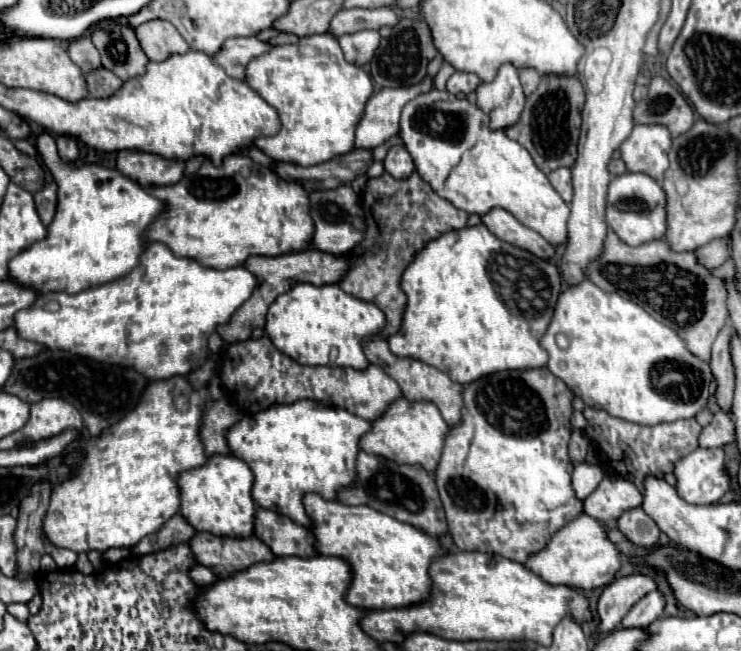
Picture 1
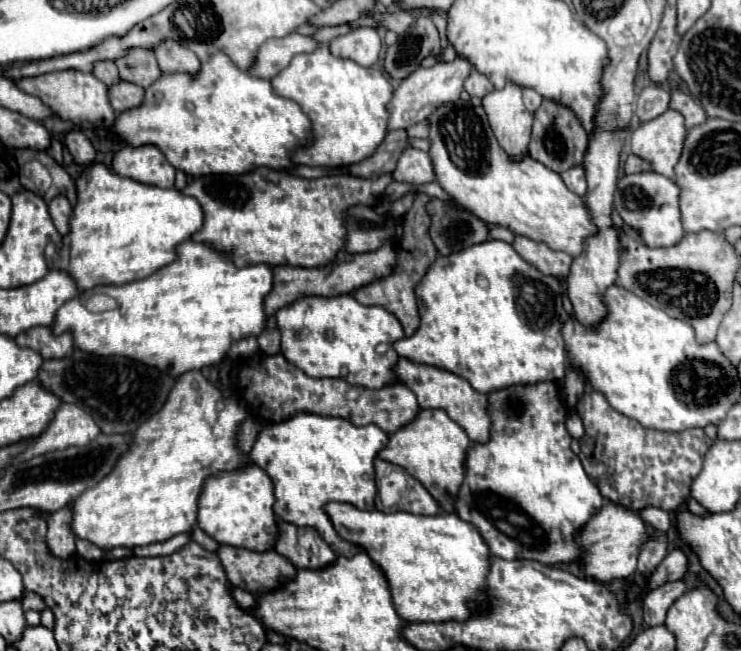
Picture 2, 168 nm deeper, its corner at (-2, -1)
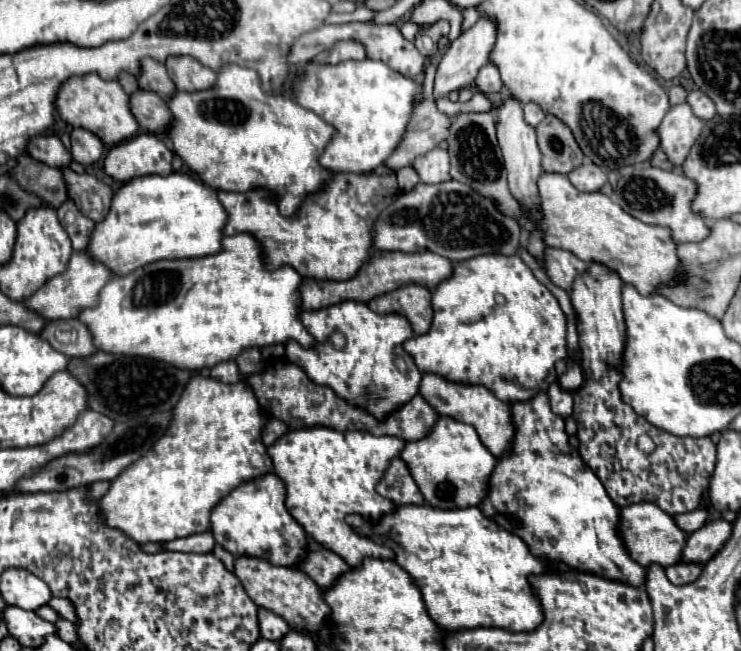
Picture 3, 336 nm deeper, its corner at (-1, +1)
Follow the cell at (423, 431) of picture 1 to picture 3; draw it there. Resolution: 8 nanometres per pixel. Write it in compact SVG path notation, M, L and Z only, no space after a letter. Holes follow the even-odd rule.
M440 417L436 427L424 439L406 443L402 459L408 463L426 503L438 509L464 509L480 505L488 495L490 475L498 463L498 459L490 455L486 445L480 441L476 429L452 417Z

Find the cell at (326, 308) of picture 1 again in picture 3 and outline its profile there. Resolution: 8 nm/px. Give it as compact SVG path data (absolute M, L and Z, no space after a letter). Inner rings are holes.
M342 301L326 309L304 311L300 319L306 331L318 343L312 349L304 349L296 341L290 341L286 343L286 359L302 367L302 371L306 371L312 383L330 387L338 397L346 399L346 403L364 409L368 415L372 415L378 421L402 409L418 393L422 373L414 365L412 357L402 349L402 343L414 335L410 321L406 317L396 313L378 315L364 303ZM334 331L340 331L346 337L344 349L334 349L328 343L328 337ZM398 357L406 359L408 373L398 371L394 363Z

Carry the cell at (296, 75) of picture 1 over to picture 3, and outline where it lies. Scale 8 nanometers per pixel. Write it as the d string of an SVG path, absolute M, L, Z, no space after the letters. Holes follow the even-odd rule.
M364 59L342 61L338 65L308 63L300 71L294 93L304 109L314 111L336 129L320 163L334 173L370 173L380 167L402 141L420 89L420 81L392 71L382 61Z

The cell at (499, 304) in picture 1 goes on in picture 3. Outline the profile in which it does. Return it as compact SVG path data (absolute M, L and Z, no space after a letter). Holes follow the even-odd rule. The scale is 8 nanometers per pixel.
M478 255L456 263L454 275L434 289L432 307L434 321L430 331L404 343L404 349L414 357L422 373L434 373L462 385L484 385L504 403L530 401L558 379L556 363L566 359L566 317L556 297L532 275L518 255ZM496 295L504 295L506 305L498 305L494 301Z

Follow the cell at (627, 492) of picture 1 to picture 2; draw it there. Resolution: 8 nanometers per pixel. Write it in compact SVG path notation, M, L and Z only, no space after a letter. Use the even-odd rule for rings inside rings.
M643 507L637 511L639 517L643 517L643 521L647 521L649 525L653 525L655 529L661 529L661 531L667 531L671 527L671 515L663 509L655 509L655 507Z

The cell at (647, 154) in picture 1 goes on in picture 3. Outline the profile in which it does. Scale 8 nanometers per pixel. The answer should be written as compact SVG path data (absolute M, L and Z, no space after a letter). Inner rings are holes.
M688 103L674 105L656 129L660 137L660 149L674 165L682 165L698 135L702 133L702 127L704 121L694 117Z

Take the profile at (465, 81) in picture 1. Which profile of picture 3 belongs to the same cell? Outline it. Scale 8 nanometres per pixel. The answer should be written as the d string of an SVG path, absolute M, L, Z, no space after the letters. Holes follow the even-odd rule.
M488 63L480 69L478 73L478 79L476 79L476 85L478 89L484 93L484 95L494 95L502 89L502 79L500 79L500 73L498 73L498 67L494 67L494 63Z

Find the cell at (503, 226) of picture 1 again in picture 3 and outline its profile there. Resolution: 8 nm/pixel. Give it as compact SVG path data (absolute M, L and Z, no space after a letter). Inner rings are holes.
M550 247L550 249L546 249L546 255L544 255L544 269L554 285L558 285L570 293L574 279L578 275L582 275L588 269L588 265L584 261L580 261L578 257L574 257L570 251Z

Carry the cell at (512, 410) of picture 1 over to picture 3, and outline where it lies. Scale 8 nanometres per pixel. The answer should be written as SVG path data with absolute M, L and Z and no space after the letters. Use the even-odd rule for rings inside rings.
M542 391L528 403L512 403L516 425L512 455L498 459L490 479L490 493L480 509L504 529L518 535L534 555L566 563L604 579L642 587L648 567L636 563L620 535L620 507L608 497L600 479L570 447L564 419L550 409Z

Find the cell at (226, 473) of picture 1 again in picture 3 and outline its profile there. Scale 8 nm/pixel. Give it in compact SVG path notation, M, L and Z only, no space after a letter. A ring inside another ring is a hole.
M276 473L242 483L226 495L212 511L212 533L216 543L234 557L250 555L280 567L298 567L306 559L310 543L304 527L286 509L286 487Z

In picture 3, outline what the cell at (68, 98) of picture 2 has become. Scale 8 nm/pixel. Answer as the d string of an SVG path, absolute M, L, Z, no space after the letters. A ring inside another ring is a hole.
M96 73L68 79L58 93L56 109L62 121L96 133L108 147L134 137L134 133L140 129L130 111L130 95L124 93L118 81L102 81Z

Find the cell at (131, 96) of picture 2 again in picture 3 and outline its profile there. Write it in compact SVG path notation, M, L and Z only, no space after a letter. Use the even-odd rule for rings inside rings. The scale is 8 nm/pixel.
M138 91L130 95L130 107L140 127L148 133L166 133L172 125L172 111L168 103L152 91Z

